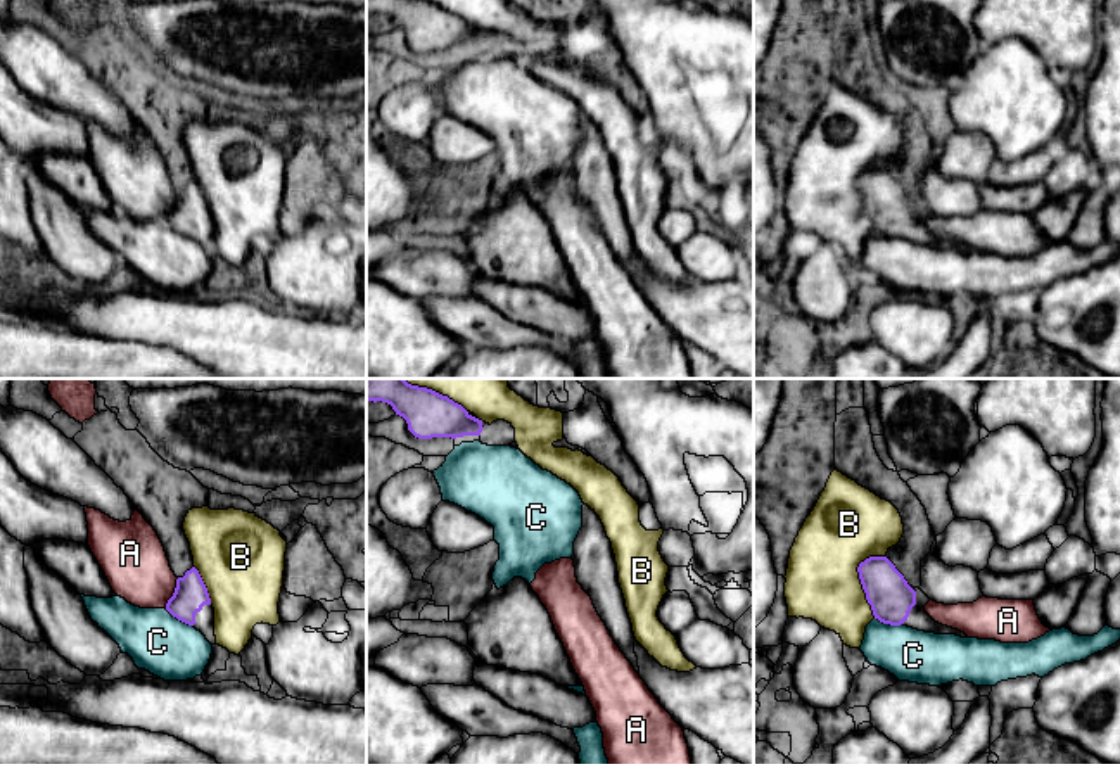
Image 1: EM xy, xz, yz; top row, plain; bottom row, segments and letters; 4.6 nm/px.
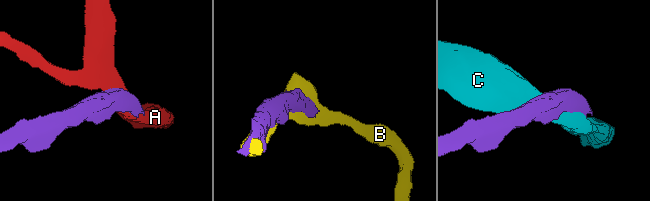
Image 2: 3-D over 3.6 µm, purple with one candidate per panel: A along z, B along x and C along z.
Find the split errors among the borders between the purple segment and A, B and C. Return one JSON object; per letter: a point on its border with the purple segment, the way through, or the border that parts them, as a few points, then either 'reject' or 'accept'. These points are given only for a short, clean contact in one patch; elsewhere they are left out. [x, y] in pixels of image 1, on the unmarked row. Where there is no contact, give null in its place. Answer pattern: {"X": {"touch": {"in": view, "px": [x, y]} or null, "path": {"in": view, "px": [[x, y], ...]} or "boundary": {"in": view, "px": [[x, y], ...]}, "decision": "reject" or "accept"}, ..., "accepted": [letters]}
{"A": {"touch": {"in": "xy", "px": [173, 206]}, "decision": "reject"}, "B": {"touch": {"in": "yz", "px": [859, 190]}, "decision": "reject"}, "C": {"touch": {"in": "yz", "px": [889, 235]}, "decision": "reject"}, "accepted": []}

